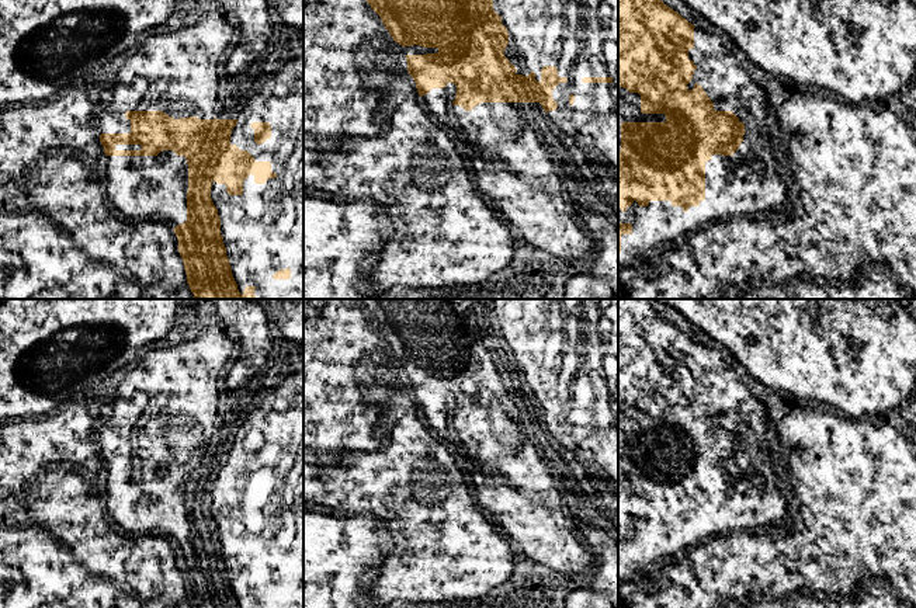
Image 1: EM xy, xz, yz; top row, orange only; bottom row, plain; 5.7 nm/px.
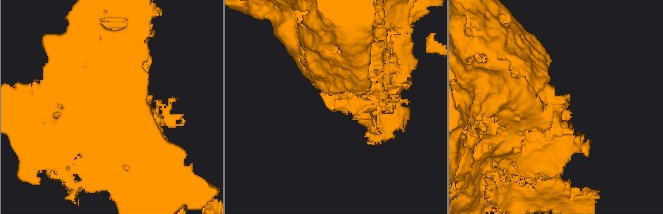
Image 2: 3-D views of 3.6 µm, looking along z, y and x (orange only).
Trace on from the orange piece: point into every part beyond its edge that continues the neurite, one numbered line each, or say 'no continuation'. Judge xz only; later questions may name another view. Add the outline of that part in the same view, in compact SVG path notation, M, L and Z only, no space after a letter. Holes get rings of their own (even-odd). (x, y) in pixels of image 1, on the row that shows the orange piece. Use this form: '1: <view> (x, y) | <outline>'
1: xz (537, 176) | M448 83L420 101L459 146L478 190L535 249L565 261L572 261L575 251L587 251L580 215L584 209L607 218L615 215L618 180L558 129L539 103L480 103L465 111L452 104L455 94L457 86Z

